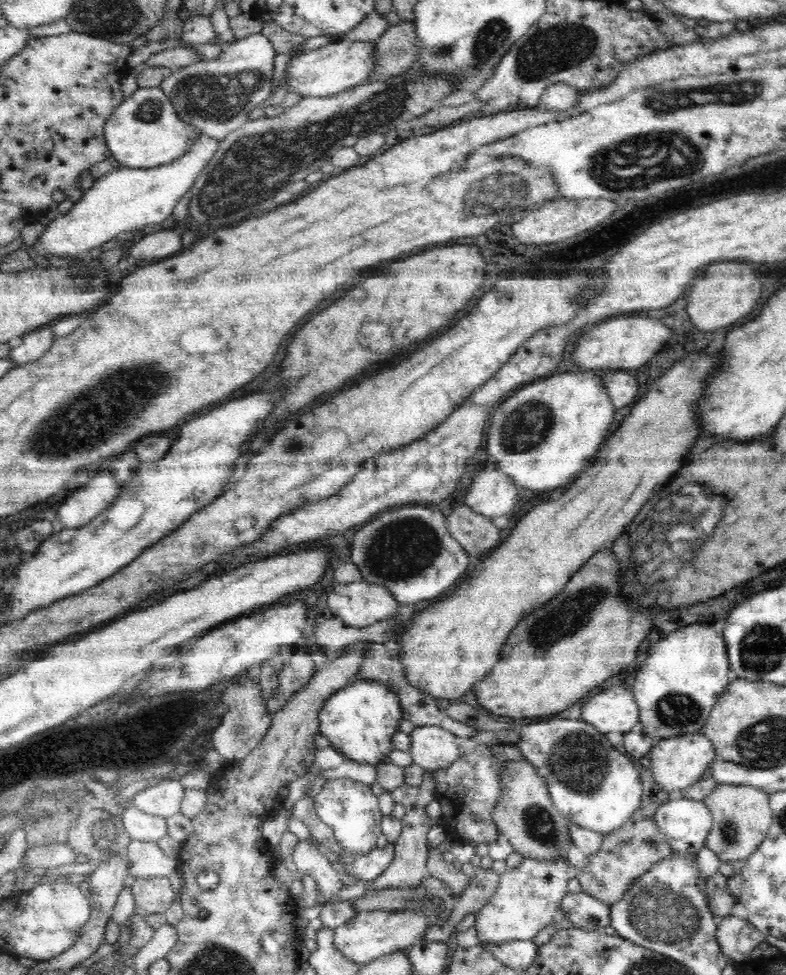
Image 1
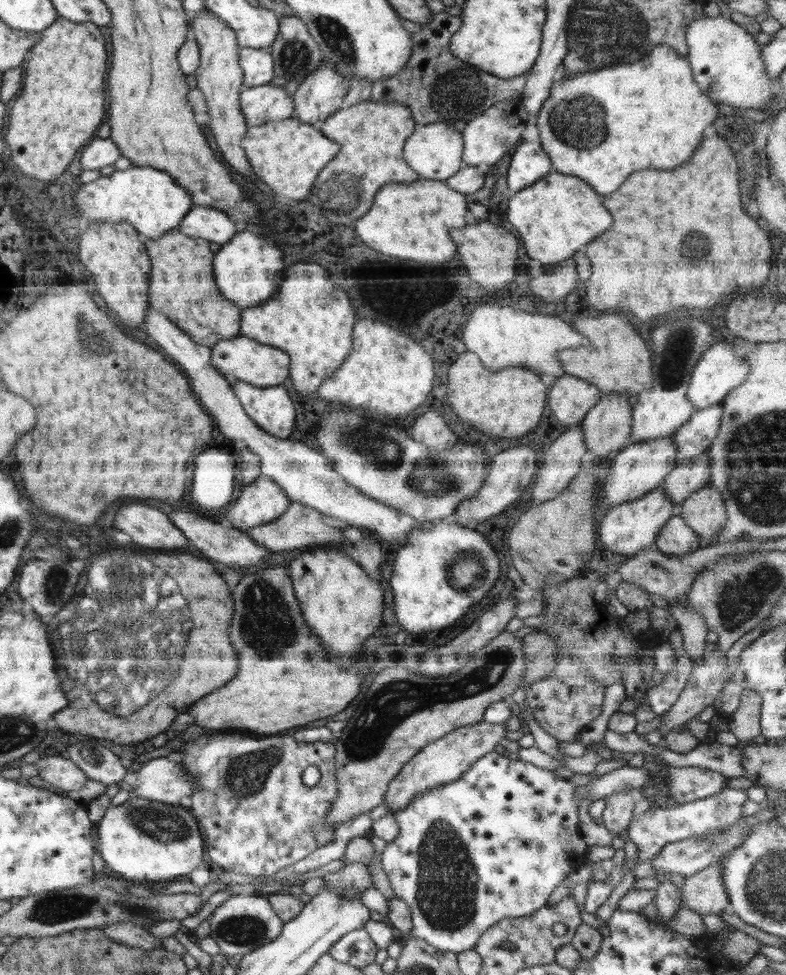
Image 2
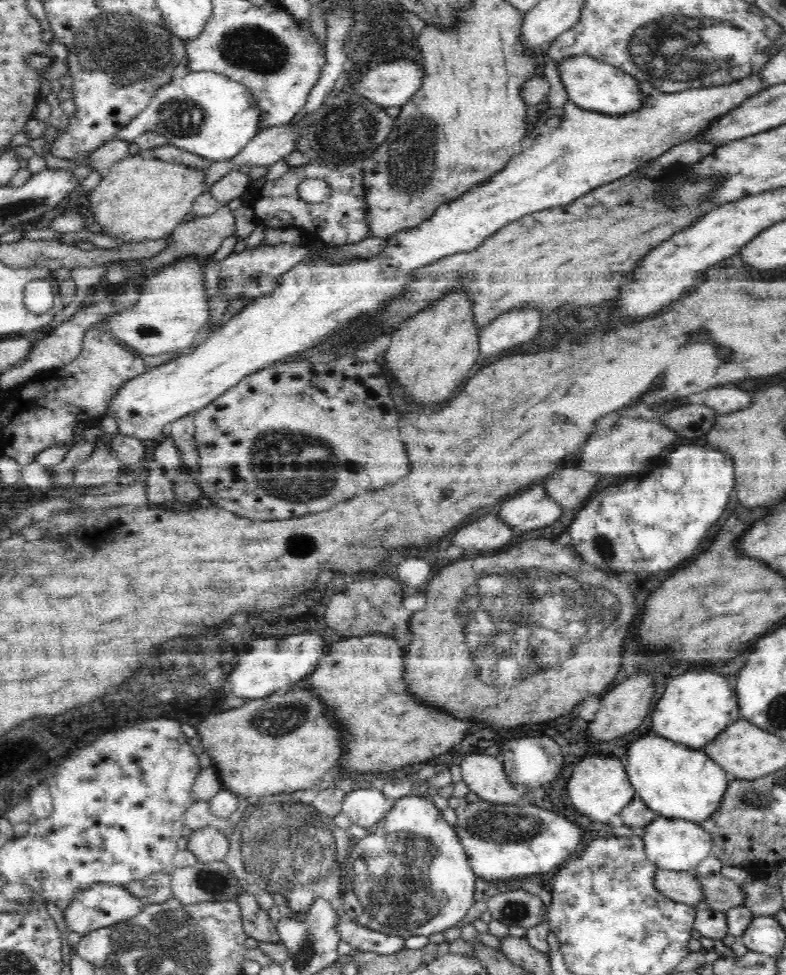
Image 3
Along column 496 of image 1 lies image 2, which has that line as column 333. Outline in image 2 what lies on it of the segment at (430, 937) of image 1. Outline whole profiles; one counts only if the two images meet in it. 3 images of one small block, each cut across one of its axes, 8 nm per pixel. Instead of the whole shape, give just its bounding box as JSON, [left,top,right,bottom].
[324,862,373,896]

